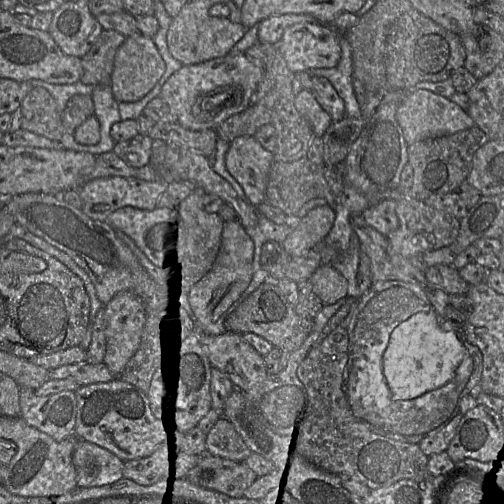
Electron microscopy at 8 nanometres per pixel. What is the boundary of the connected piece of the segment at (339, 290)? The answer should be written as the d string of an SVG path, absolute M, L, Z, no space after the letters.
M321 265L309 283L324 305L332 305L348 297L347 280L331 265Z

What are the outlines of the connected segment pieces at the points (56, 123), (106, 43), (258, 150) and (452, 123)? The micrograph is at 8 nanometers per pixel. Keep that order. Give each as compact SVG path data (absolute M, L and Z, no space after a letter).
M34 87L21 104L21 128L58 141L63 134L75 135L76 129L94 116L92 95L75 95L65 108L60 108L52 95L42 87Z
M103 30L92 48L82 57L83 75L80 82L96 86L109 81L114 68L114 58L125 36L117 31Z
M254 136L237 137L225 156L227 171L242 186L248 202L257 208L265 202L269 172L275 154L266 150Z
M417 90L408 95L398 107L396 115L408 146L429 139L453 135L475 125L470 115L460 106L428 90Z

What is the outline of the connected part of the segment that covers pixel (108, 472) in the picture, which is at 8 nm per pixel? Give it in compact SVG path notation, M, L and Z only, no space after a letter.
M77 439L72 455L79 487L104 486L123 477L123 462L113 452Z

